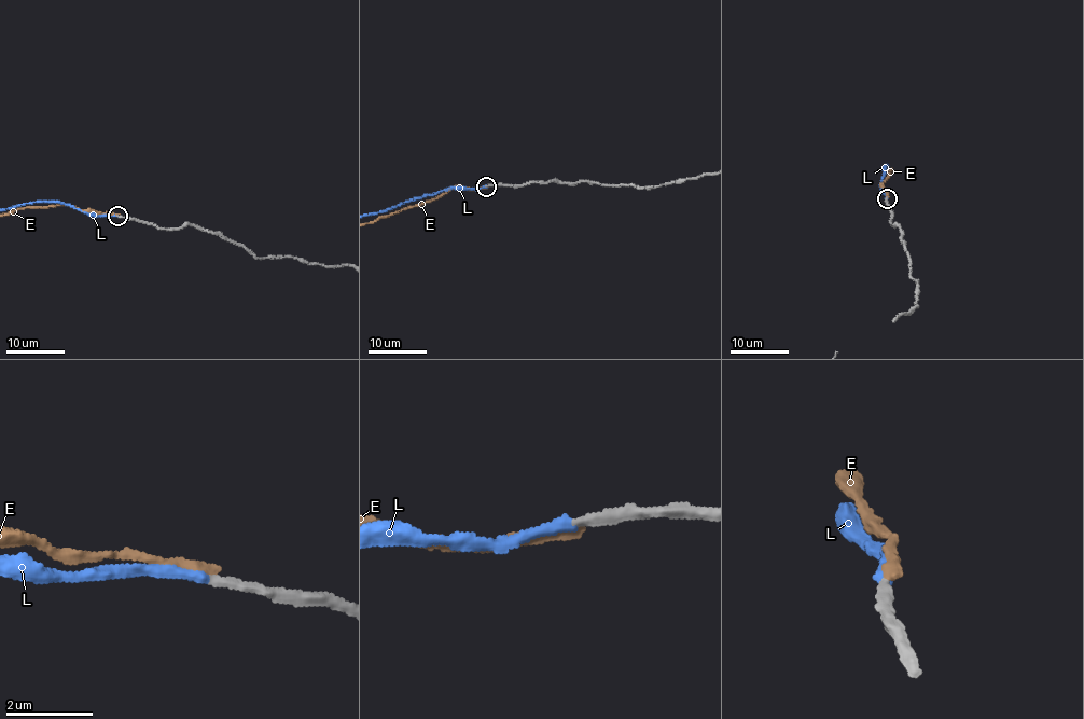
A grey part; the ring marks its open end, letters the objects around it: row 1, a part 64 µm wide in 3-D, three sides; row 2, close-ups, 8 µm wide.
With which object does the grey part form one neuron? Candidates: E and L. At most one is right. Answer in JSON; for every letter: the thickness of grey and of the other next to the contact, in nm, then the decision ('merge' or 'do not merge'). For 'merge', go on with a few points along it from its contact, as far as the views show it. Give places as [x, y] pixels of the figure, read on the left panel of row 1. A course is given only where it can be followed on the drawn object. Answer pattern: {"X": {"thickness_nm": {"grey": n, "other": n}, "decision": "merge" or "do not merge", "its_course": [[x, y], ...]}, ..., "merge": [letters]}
{"E": {"thickness_nm": {"grey": 220, "other": 260}, "decision": "do not merge"}, "L": {"thickness_nm": {"grey": 220, "other": 240}, "decision": "merge"}, "merge": ["L"]}

